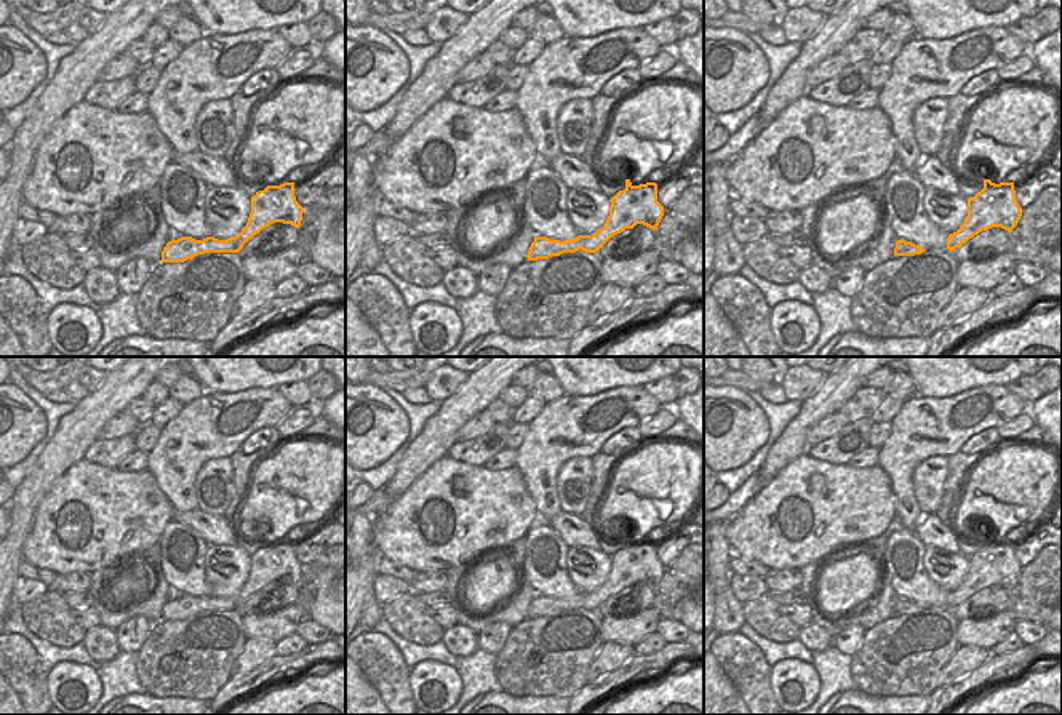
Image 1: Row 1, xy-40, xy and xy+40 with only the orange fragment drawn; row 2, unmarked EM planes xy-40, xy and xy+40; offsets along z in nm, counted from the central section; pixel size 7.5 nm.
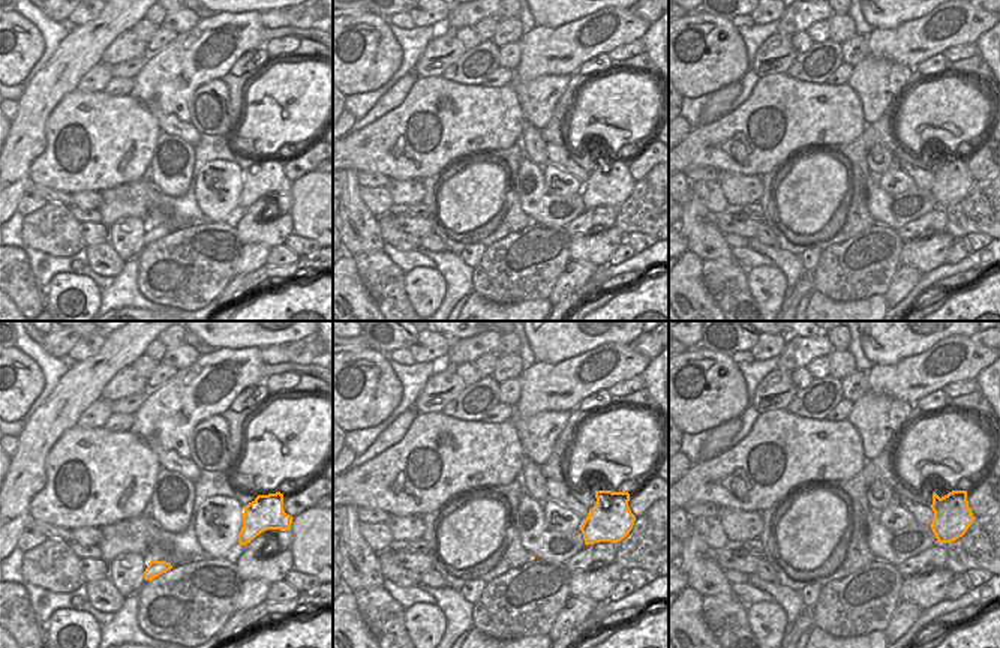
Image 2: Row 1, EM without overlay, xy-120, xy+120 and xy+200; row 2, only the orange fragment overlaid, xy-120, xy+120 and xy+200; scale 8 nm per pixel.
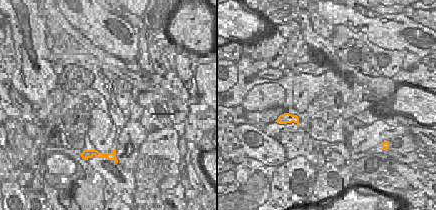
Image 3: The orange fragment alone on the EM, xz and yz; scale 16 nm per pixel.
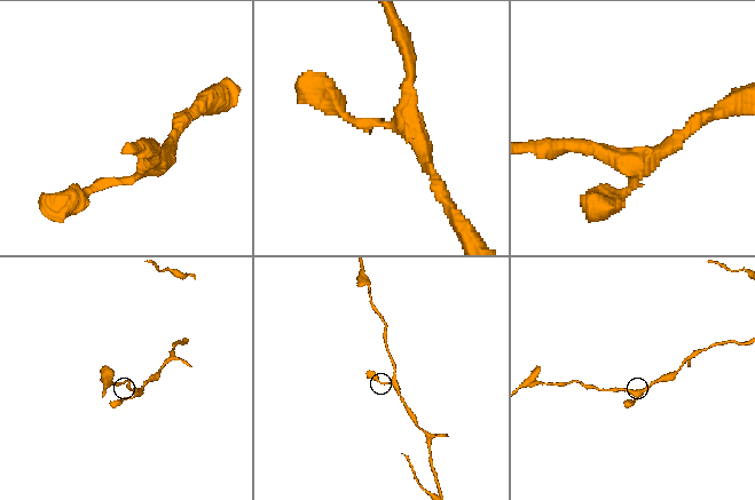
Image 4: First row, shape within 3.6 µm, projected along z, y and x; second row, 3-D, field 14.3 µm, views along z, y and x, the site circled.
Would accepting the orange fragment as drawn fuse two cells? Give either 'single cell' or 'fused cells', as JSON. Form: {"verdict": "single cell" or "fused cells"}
{"verdict": "single cell"}

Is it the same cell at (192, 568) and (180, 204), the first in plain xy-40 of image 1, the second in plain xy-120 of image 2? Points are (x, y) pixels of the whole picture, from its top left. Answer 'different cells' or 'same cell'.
different cells

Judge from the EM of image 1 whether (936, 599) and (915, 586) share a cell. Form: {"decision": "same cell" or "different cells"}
{"decision": "same cell"}

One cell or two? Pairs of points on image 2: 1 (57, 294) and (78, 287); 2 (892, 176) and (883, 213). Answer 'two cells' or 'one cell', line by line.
1: one cell
2: two cells

